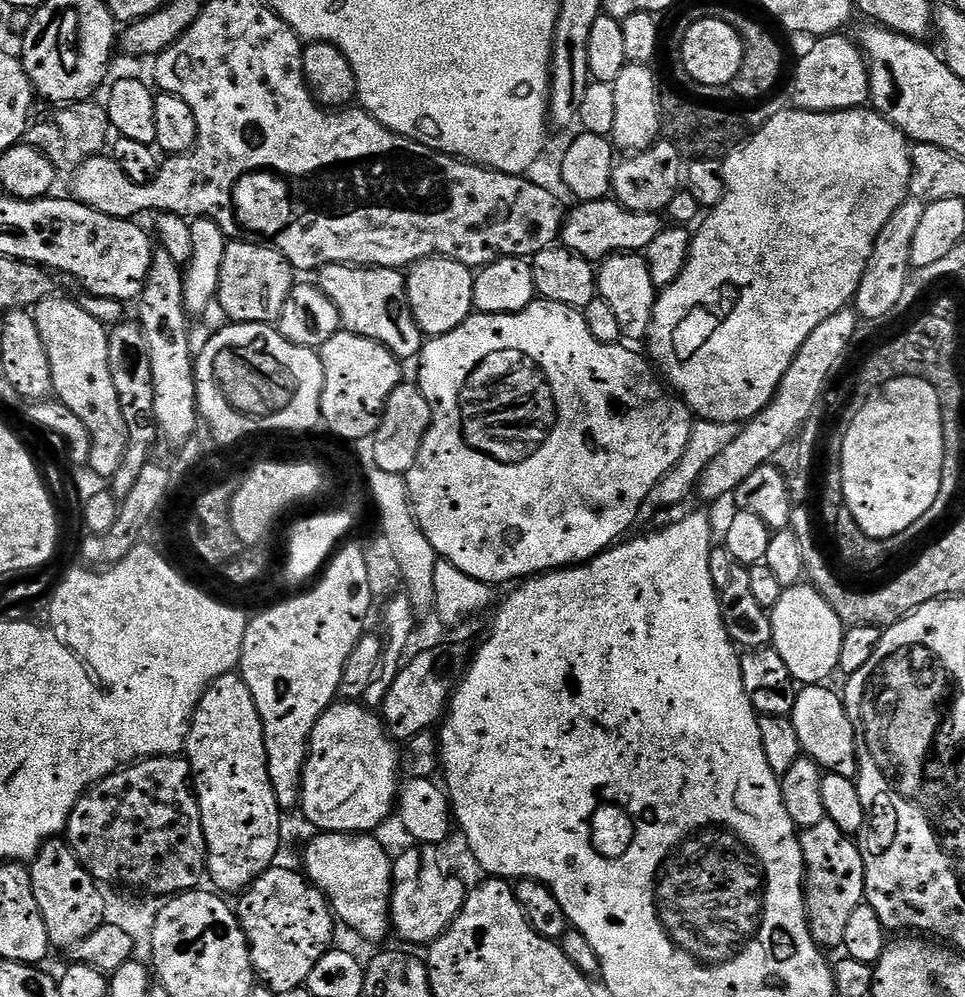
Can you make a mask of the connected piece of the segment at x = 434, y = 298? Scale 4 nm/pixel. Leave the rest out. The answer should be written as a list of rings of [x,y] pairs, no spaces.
[[[431,256],[429,260],[419,260],[407,269],[408,301],[414,310],[414,318],[424,331],[425,337],[441,336],[458,327],[465,318],[473,315],[474,305],[474,272],[462,262],[448,260],[444,256]]]

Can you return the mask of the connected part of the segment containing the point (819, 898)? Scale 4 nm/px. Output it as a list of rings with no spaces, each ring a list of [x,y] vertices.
[[[824,819],[818,826],[810,826],[800,832],[800,849],[804,855],[804,908],[808,912],[808,925],[814,942],[821,949],[839,949],[846,938],[846,922],[858,910],[864,899],[864,863],[860,853],[859,843],[853,837],[846,835],[834,822]]]

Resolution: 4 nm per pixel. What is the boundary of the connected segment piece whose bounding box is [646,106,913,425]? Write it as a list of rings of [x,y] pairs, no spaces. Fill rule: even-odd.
[[[868,106],[833,112],[789,111],[770,117],[753,136],[751,133],[723,157],[722,202],[703,217],[704,225],[702,220],[695,229],[692,246],[688,249],[688,261],[684,263],[682,274],[656,297],[654,318],[646,341],[649,352],[647,355],[658,369],[659,375],[674,389],[675,395],[679,396],[697,417],[705,420],[737,425],[739,422],[752,420],[763,411],[776,395],[776,387],[782,382],[786,370],[790,370],[790,362],[794,362],[798,350],[802,350],[802,342],[806,342],[806,338],[810,338],[814,329],[826,322],[830,314],[838,314],[838,310],[849,307],[855,301],[862,274],[874,250],[874,242],[878,234],[882,234],[882,226],[890,222],[890,214],[894,214],[900,203],[910,196],[913,170],[909,141],[904,133],[879,112]]]

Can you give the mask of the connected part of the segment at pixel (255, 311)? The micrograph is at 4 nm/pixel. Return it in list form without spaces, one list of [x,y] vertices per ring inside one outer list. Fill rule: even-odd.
[[[243,238],[229,243],[222,270],[218,308],[238,324],[270,324],[279,321],[286,306],[286,298],[294,283],[294,269],[279,248],[264,242],[249,242]]]

